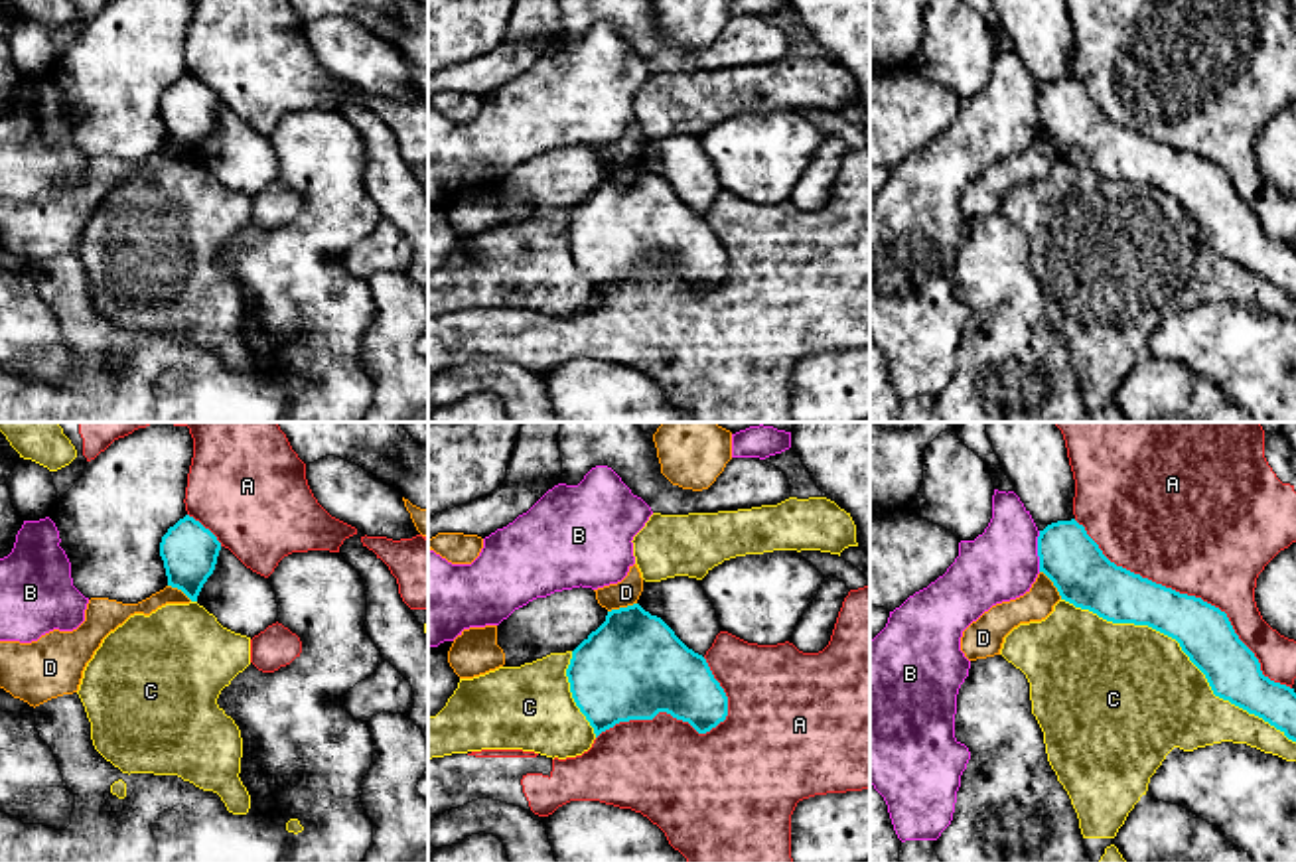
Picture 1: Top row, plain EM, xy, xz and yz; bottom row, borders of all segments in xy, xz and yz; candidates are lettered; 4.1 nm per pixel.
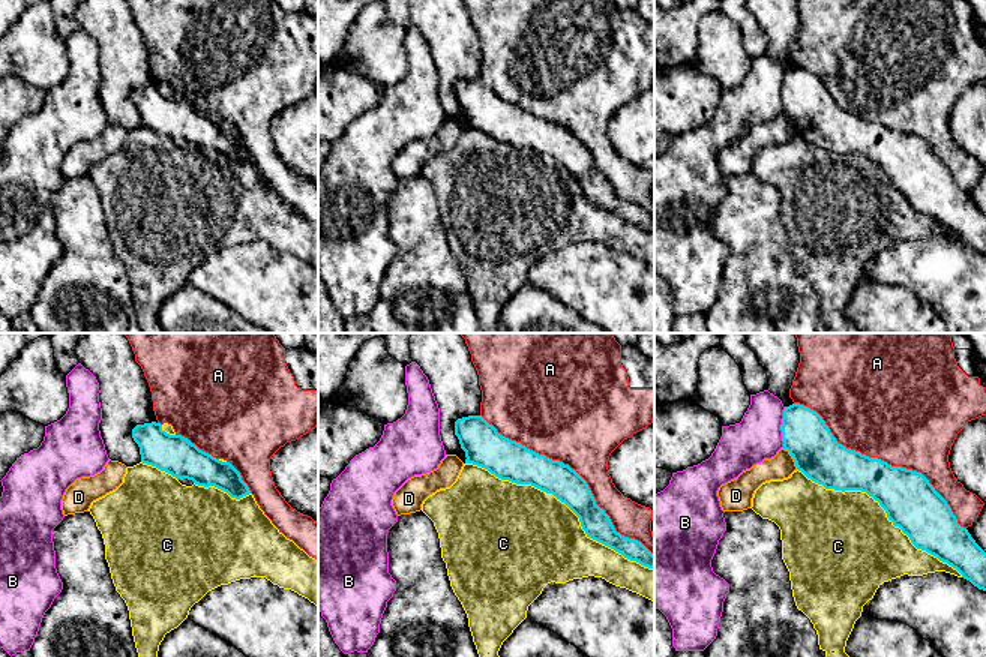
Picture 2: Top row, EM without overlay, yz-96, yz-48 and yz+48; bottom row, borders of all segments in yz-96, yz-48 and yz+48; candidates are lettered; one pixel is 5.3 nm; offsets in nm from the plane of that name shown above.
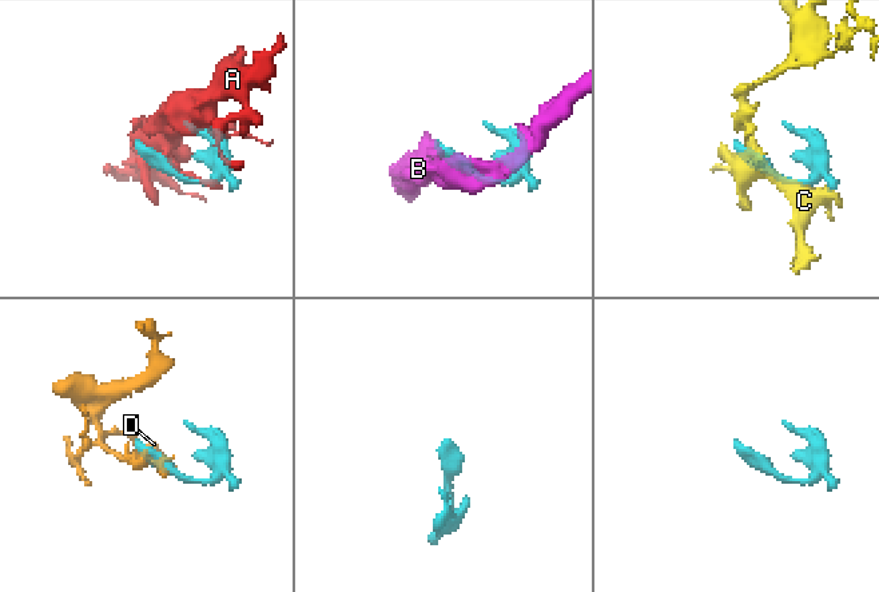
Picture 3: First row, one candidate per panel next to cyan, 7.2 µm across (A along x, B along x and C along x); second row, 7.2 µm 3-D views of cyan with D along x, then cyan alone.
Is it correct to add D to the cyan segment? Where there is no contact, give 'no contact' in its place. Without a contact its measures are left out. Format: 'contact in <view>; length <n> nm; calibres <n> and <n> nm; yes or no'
contact in yz; length 150 nm; calibres 240 and 130 nm; no

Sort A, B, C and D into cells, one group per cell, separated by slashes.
A / B / C / D

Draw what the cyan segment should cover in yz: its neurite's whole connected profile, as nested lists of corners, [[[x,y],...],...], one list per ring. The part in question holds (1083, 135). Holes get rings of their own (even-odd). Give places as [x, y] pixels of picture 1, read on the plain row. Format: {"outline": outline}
{"outline": [[[992,0],[1014,51],[1032,73],[1040,95],[1038,114],[1061,158],[1113,181],[1148,183],[1176,197],[1189,219],[1205,233],[1215,254],[1255,272],[1296,300],[1296,251],[1262,233],[1255,211],[1239,197],[1229,176],[1201,156],[1180,152],[1111,120],[1075,79],[1075,37],[1065,0]]]}

